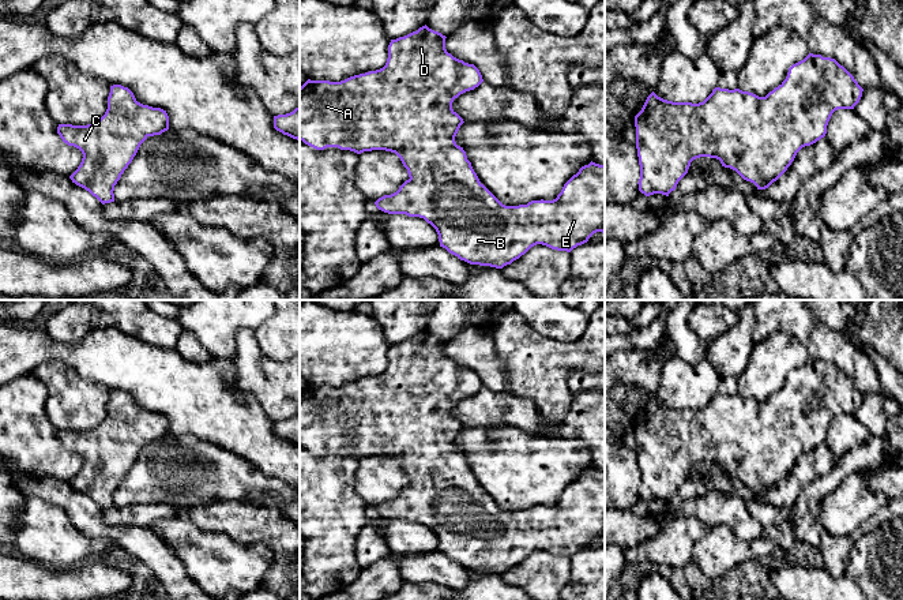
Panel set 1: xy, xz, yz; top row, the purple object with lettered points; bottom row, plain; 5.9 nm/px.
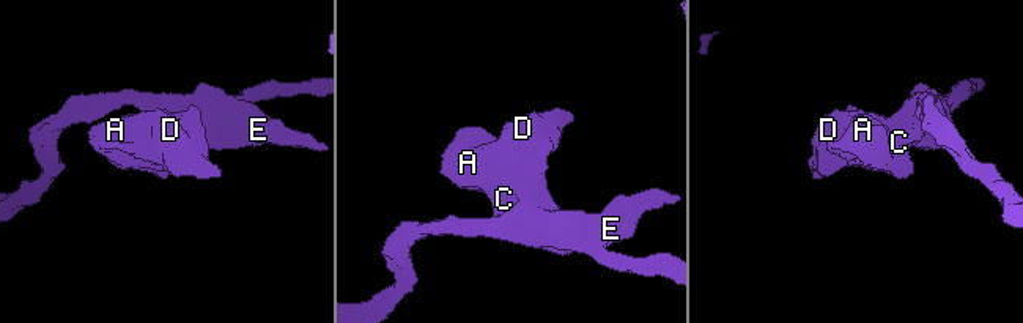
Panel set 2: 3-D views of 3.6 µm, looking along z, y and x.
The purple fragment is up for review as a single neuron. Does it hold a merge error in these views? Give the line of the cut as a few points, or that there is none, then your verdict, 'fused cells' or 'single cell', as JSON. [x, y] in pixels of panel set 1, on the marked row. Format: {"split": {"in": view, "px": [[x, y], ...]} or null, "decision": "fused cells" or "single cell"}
{"split": null, "decision": "single cell"}

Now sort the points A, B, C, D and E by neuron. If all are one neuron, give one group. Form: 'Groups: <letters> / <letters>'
Groups: A B C D E

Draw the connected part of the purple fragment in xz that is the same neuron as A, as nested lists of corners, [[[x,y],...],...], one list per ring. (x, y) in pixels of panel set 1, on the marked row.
[[[426,25],[419,27],[417,31],[413,31],[405,37],[399,37],[396,40],[391,40],[388,45],[388,59],[383,68],[376,71],[369,71],[365,74],[350,76],[340,82],[330,82],[330,80],[311,80],[308,79],[300,87],[300,140],[305,145],[316,149],[324,150],[327,147],[338,147],[340,150],[350,150],[357,154],[372,150],[385,150],[395,153],[403,166],[407,169],[409,180],[406,180],[396,192],[391,195],[384,195],[379,198],[375,205],[379,210],[388,214],[406,214],[409,217],[419,217],[424,218],[428,224],[430,224],[437,235],[440,247],[445,248],[449,254],[458,256],[460,260],[464,260],[470,265],[479,266],[490,266],[496,269],[503,269],[507,265],[511,265],[513,260],[519,259],[524,255],[531,247],[537,244],[546,245],[552,250],[567,251],[571,252],[577,245],[582,245],[588,241],[588,239],[597,233],[605,233],[605,165],[599,165],[595,162],[590,162],[579,169],[576,175],[573,175],[563,187],[561,192],[553,200],[531,200],[527,205],[519,206],[505,206],[503,205],[478,179],[474,172],[471,162],[467,160],[466,151],[463,147],[458,146],[455,142],[455,136],[464,123],[463,119],[452,109],[452,102],[460,94],[474,90],[478,87],[484,79],[479,70],[474,64],[464,63],[454,57],[445,49],[445,35],[439,31],[429,29]]]

